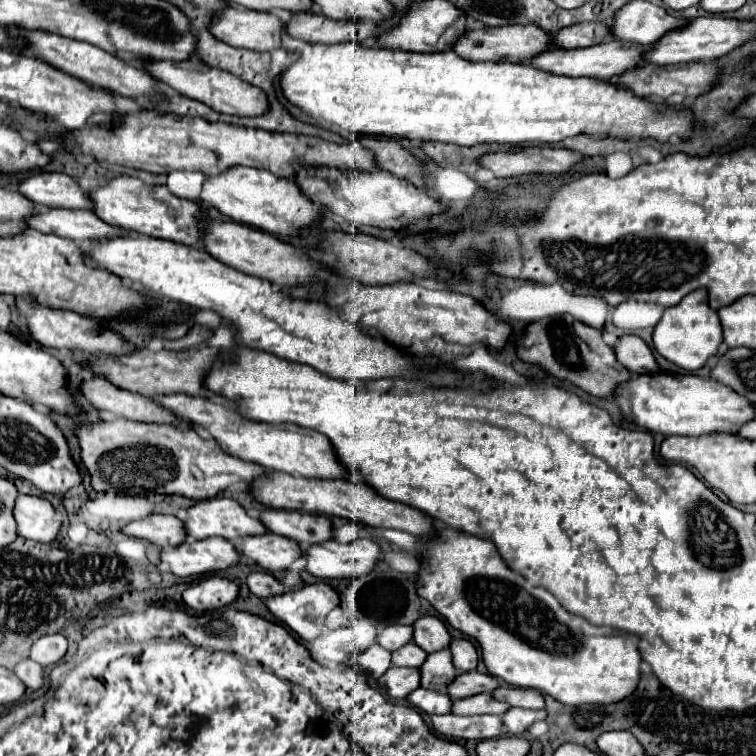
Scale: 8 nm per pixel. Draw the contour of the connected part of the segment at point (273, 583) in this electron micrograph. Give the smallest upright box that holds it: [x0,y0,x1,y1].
[246,573,284,599]

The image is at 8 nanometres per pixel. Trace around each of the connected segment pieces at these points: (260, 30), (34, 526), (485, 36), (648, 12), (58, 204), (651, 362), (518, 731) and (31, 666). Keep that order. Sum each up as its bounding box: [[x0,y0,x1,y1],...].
[[210,5,284,53],[14,495,62,543],[454,25,556,63],[612,1,688,43],[18,173,94,209],[614,335,660,373],[502,707,546,735],[14,659,44,691]]

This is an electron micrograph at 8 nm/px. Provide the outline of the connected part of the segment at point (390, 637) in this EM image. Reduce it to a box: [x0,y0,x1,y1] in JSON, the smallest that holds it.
[378,625,412,651]

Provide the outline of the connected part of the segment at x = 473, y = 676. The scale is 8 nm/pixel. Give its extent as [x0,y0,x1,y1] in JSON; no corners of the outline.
[448,671,500,699]

